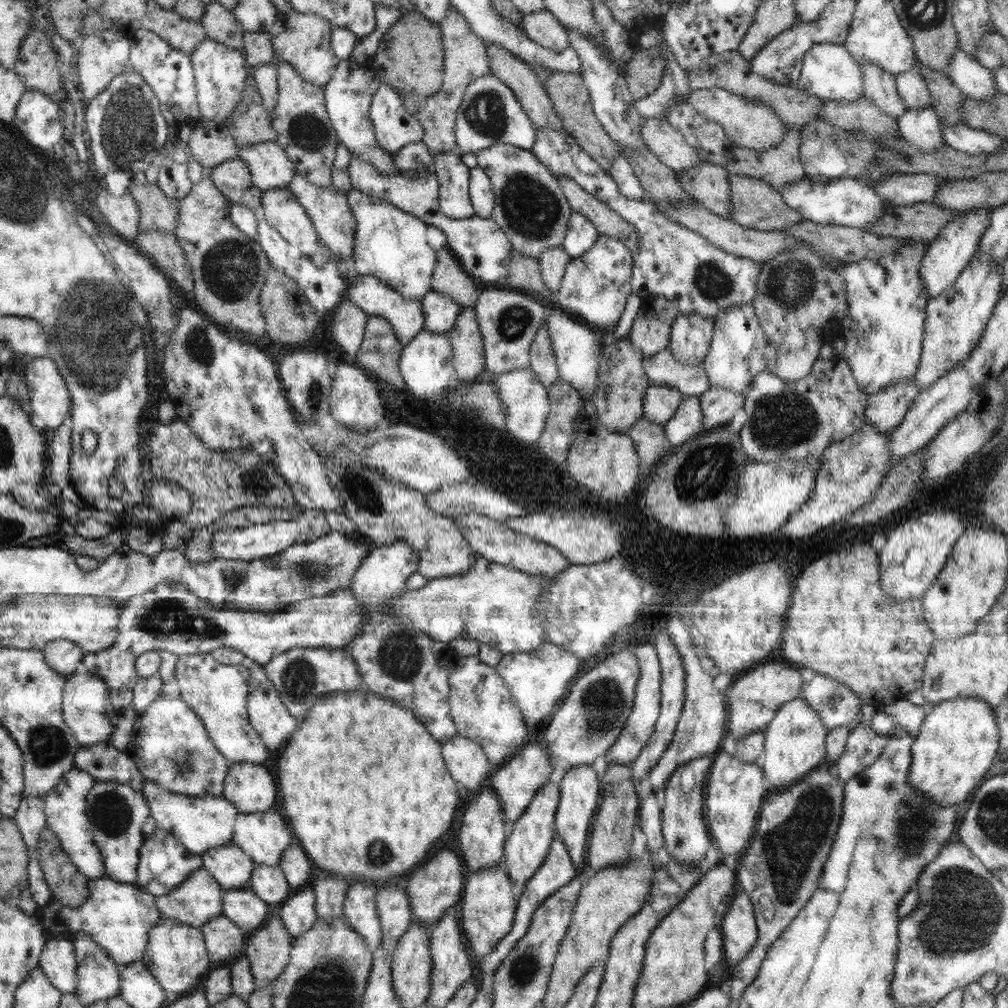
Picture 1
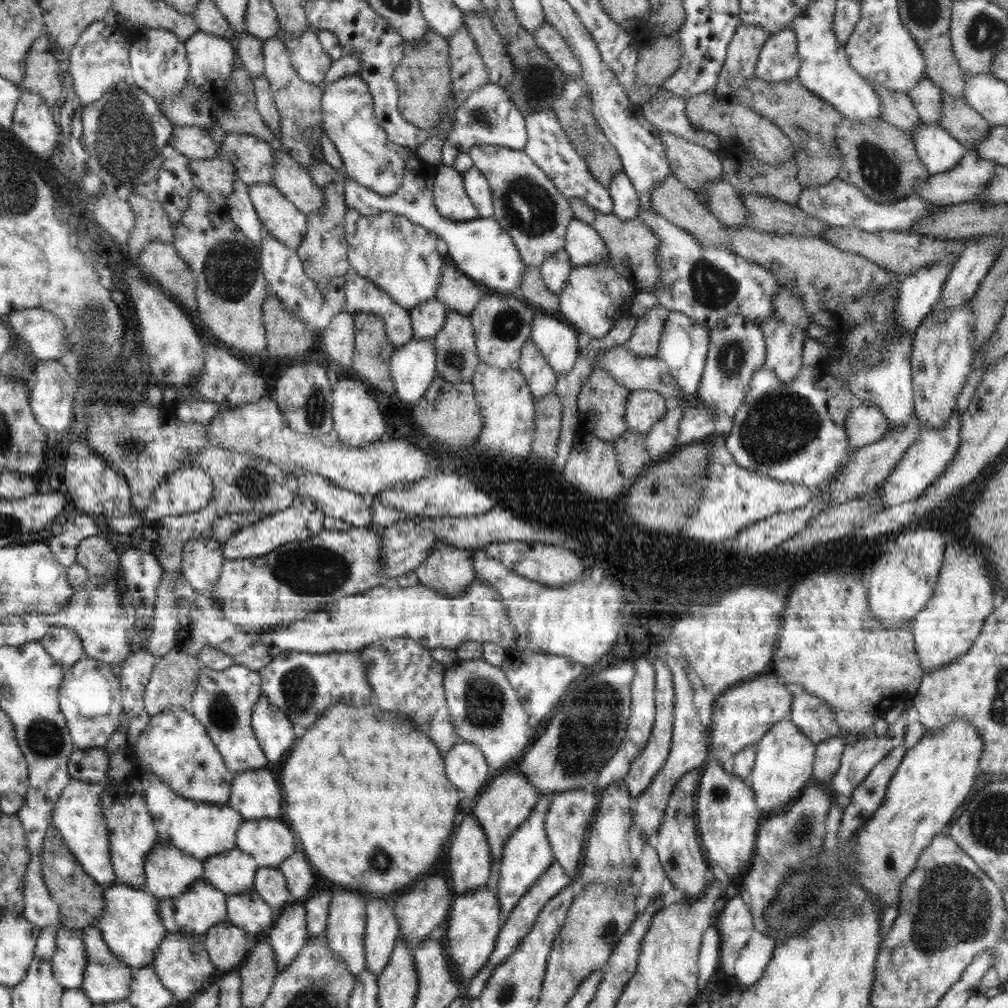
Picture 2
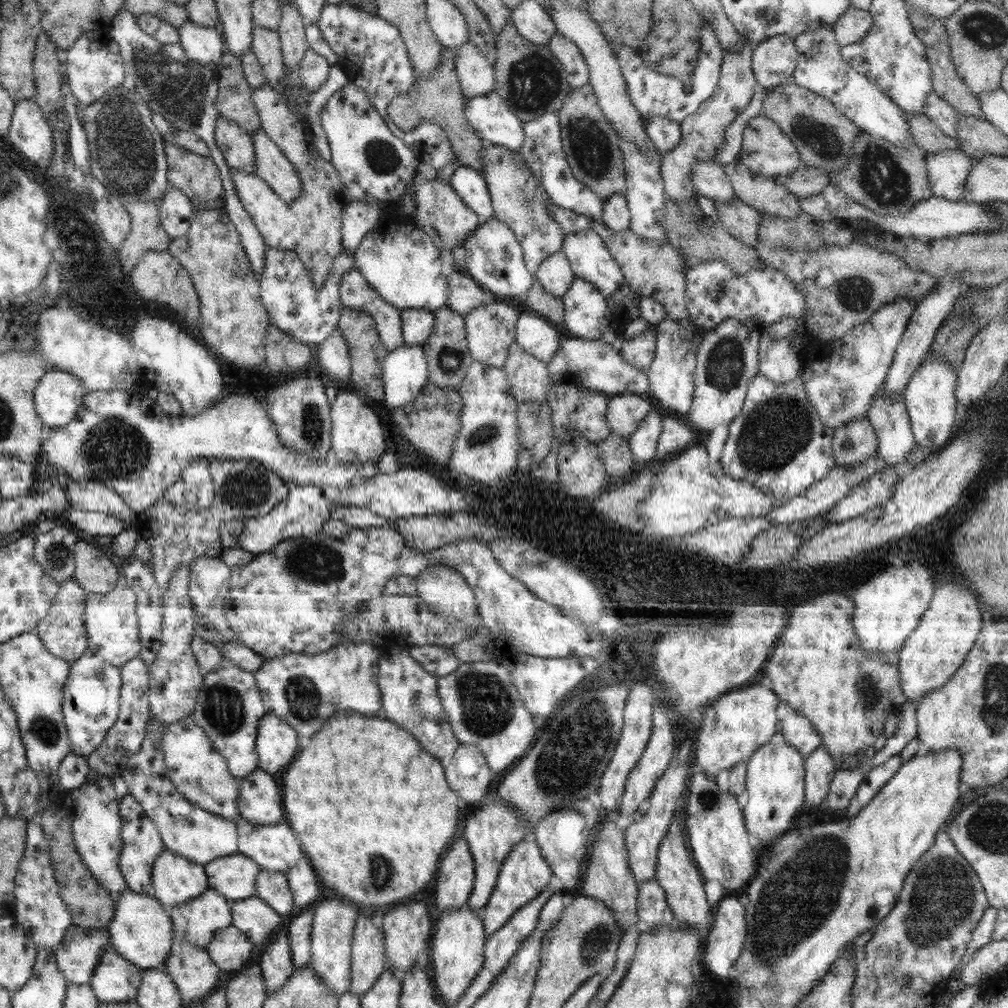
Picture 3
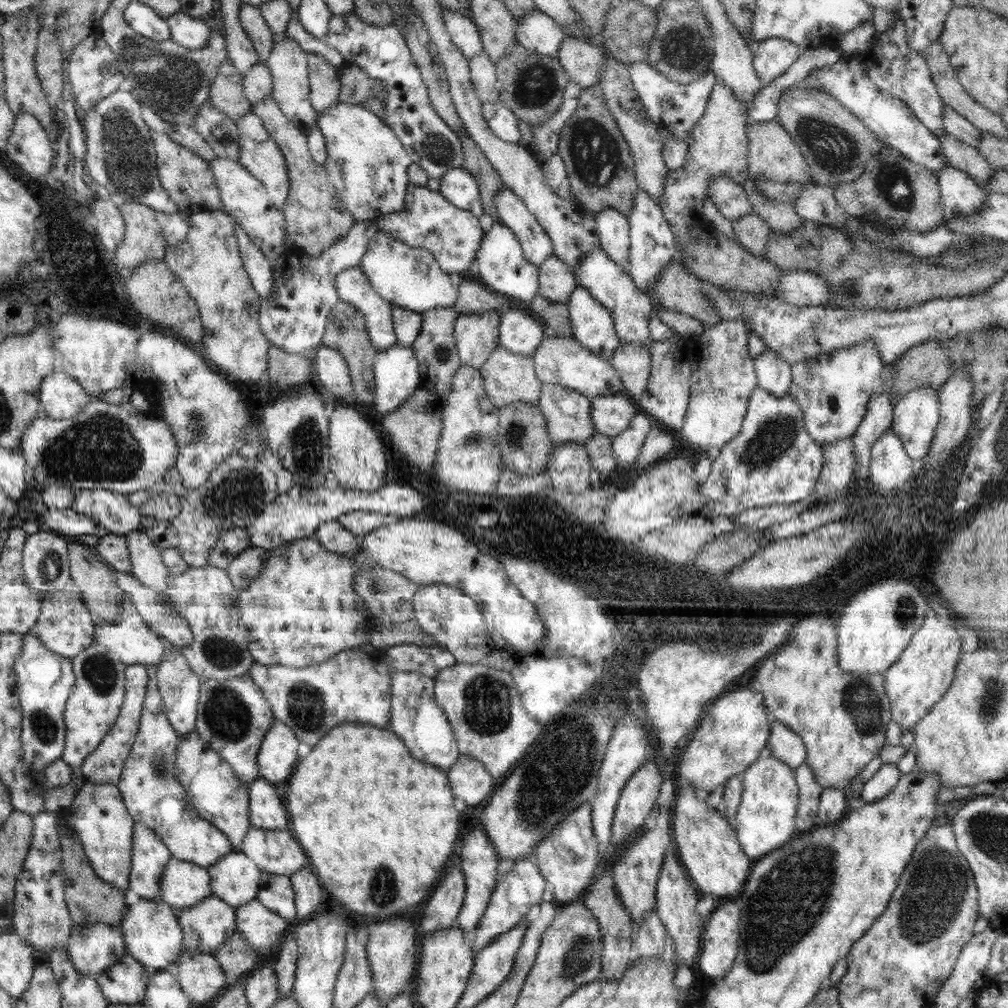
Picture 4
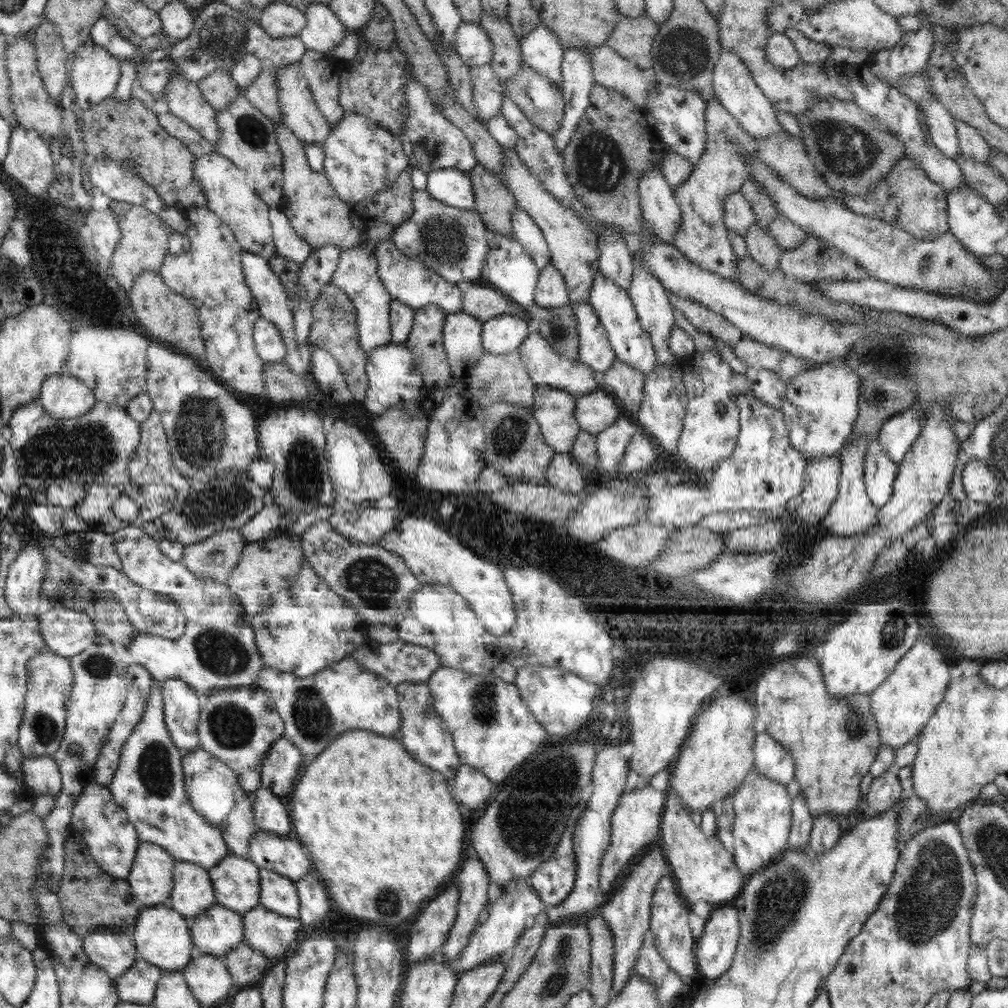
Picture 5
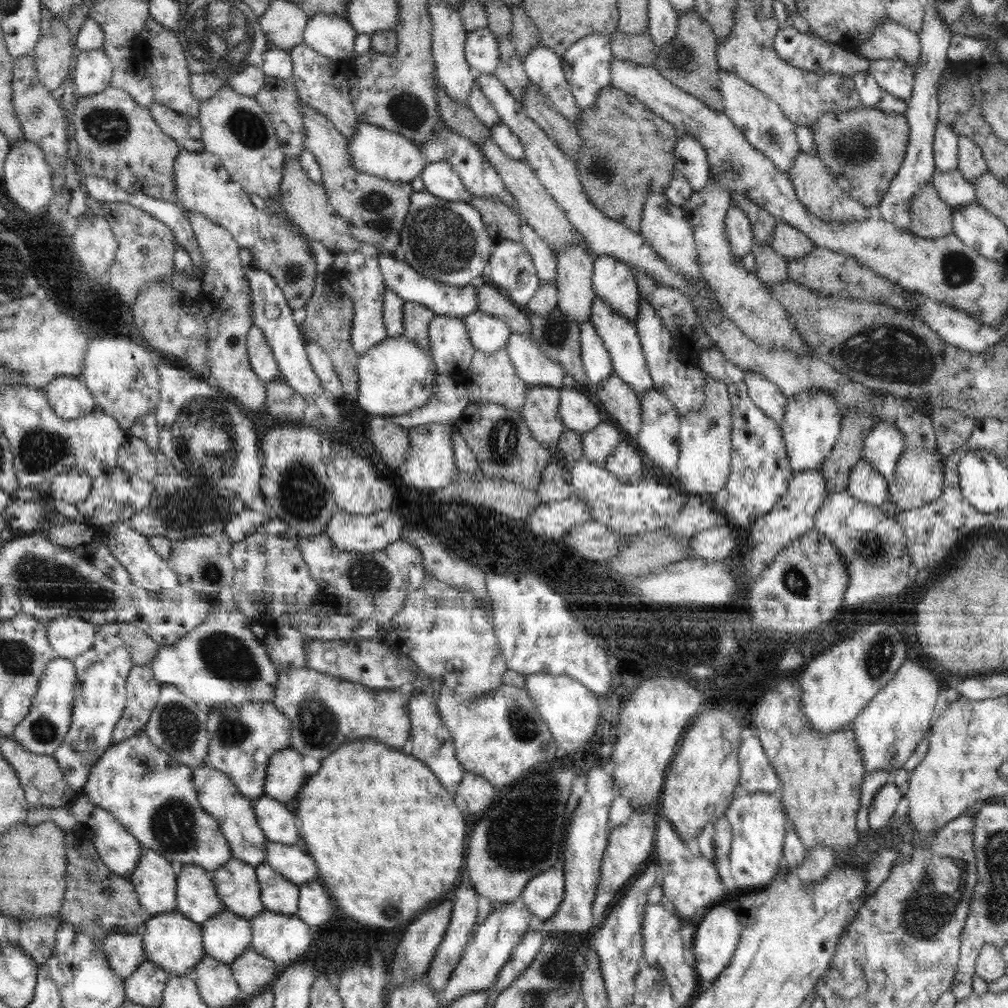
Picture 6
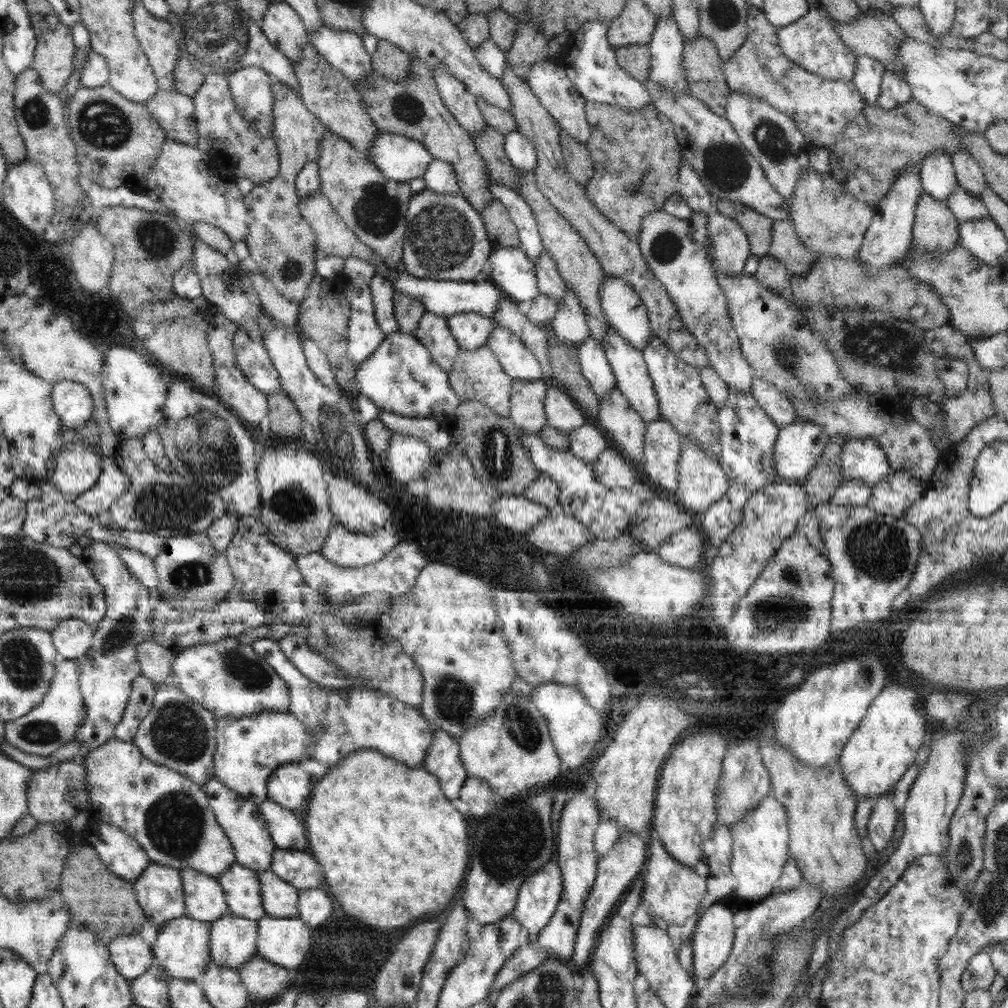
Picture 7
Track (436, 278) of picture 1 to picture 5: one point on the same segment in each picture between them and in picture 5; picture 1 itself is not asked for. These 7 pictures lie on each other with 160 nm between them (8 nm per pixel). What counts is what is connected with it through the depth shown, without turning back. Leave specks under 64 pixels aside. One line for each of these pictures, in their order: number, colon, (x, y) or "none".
2: (457, 292)
3: (465, 293)
4: (473, 298)
5: (482, 302)

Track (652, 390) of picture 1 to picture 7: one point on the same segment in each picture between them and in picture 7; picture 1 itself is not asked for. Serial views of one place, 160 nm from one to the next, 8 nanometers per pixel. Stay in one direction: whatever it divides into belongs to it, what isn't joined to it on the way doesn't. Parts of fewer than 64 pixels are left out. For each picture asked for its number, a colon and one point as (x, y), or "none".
2: (644, 407)
3: (624, 412)
4: (611, 415)
5: (595, 411)
6: (578, 413)
7: (562, 412)

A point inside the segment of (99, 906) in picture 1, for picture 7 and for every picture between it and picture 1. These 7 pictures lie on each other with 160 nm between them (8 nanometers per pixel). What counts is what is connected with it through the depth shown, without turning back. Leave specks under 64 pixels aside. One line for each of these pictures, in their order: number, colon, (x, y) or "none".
2: (131, 925)
3: (141, 930)
4: (152, 934)
5: (162, 936)
6: (175, 943)
7: (182, 945)

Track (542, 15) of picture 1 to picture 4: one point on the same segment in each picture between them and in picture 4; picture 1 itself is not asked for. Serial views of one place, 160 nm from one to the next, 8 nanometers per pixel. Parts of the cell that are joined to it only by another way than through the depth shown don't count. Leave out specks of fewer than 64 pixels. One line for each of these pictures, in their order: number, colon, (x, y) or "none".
2: (547, 38)
3: (565, 51)
4: (583, 61)

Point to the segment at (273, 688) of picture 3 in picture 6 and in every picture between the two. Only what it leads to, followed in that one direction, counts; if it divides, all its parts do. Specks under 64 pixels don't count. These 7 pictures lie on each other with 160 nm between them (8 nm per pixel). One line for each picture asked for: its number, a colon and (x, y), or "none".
4: (354, 686)
5: (315, 710)
6: (325, 712)

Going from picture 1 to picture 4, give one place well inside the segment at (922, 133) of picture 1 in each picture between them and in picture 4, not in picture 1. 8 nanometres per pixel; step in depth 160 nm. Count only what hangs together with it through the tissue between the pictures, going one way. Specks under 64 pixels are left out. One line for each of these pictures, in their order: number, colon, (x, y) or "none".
2: (937, 150)
3: (948, 170)
4: (960, 194)

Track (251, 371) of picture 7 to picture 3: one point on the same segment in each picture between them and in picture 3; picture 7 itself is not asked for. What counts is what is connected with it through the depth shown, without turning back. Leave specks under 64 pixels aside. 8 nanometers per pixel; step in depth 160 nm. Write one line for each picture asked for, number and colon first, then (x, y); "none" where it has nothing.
3: (293, 303)
4: (293, 318)
5: (270, 347)
6: (261, 359)

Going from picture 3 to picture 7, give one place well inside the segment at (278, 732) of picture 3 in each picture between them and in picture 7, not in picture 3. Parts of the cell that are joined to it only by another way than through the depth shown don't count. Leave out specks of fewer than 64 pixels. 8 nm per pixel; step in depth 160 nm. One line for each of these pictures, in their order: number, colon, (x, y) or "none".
4: (277, 756)
5: (283, 763)
6: (285, 777)
7: (289, 785)

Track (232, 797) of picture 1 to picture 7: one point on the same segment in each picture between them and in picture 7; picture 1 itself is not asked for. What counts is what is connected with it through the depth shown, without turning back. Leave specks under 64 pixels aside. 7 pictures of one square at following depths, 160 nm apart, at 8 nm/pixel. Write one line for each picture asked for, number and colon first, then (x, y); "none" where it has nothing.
2: (255, 794)
3: (260, 803)
4: (267, 810)
5: (271, 813)
6: (277, 820)
7: (286, 831)

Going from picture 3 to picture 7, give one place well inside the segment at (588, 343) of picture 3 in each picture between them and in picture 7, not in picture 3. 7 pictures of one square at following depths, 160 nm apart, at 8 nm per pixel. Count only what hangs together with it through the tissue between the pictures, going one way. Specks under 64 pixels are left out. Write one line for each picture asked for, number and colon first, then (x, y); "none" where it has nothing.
4: (558, 360)
5: (545, 367)
6: (535, 368)
7: (517, 361)

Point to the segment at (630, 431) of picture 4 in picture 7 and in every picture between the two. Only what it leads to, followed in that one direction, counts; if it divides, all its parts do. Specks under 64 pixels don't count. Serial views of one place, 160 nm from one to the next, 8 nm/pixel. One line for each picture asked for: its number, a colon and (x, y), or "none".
5: (611, 444)
6: (598, 444)
7: (586, 442)

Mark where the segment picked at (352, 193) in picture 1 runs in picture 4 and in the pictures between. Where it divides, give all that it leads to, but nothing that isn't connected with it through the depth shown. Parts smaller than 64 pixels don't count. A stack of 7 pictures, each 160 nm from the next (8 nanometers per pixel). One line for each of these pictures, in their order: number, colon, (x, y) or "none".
2: (400, 257)
3: (411, 278)
4: (409, 277)

